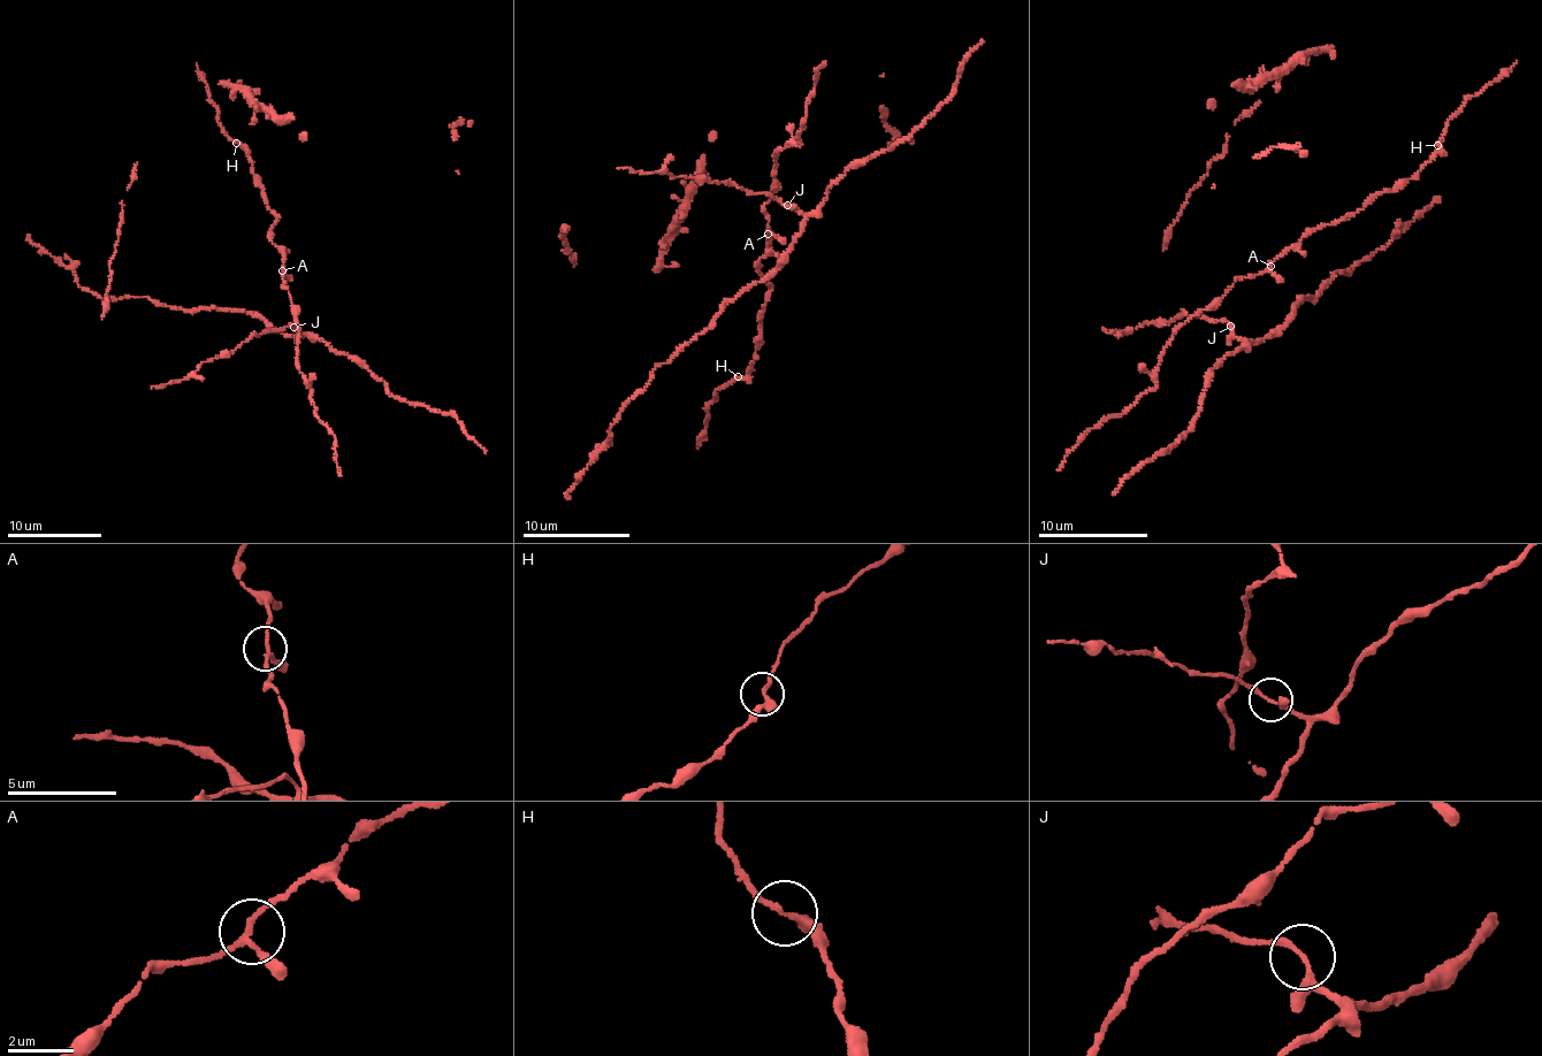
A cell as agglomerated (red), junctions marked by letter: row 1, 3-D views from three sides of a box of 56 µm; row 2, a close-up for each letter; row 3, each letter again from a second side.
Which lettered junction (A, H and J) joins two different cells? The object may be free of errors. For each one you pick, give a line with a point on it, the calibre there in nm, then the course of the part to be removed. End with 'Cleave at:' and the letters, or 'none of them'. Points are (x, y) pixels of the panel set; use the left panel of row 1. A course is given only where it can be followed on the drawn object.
Cleave at: none of them

